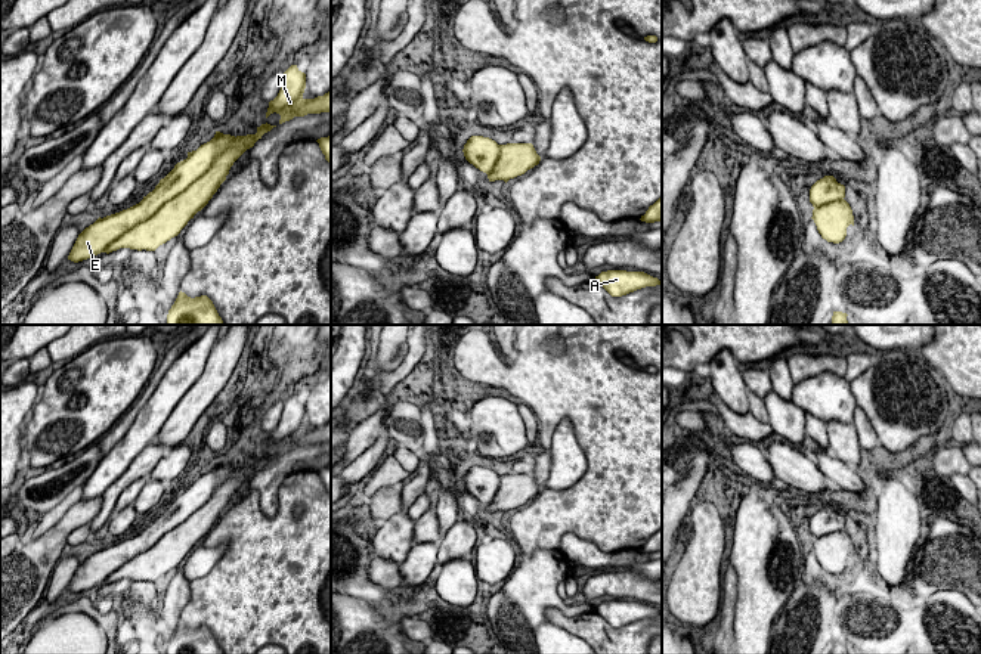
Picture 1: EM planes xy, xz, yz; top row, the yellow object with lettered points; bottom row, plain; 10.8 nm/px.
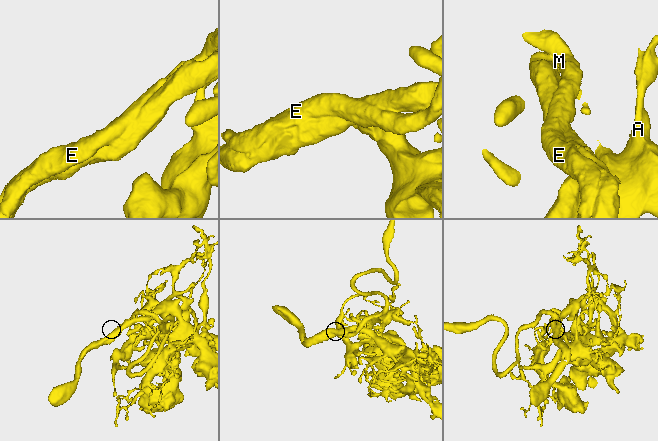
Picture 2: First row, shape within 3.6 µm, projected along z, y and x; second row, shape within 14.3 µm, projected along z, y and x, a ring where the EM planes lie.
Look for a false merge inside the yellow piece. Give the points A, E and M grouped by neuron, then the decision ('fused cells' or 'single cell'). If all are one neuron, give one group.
A E M; single cell

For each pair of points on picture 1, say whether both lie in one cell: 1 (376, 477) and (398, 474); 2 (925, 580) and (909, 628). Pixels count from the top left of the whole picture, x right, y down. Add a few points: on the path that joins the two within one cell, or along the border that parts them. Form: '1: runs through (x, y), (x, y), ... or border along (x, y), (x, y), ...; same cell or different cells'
1: runs through (381, 477), (392, 474); same cell
2: border along (962, 591), (938, 589), (928, 597); different cells

